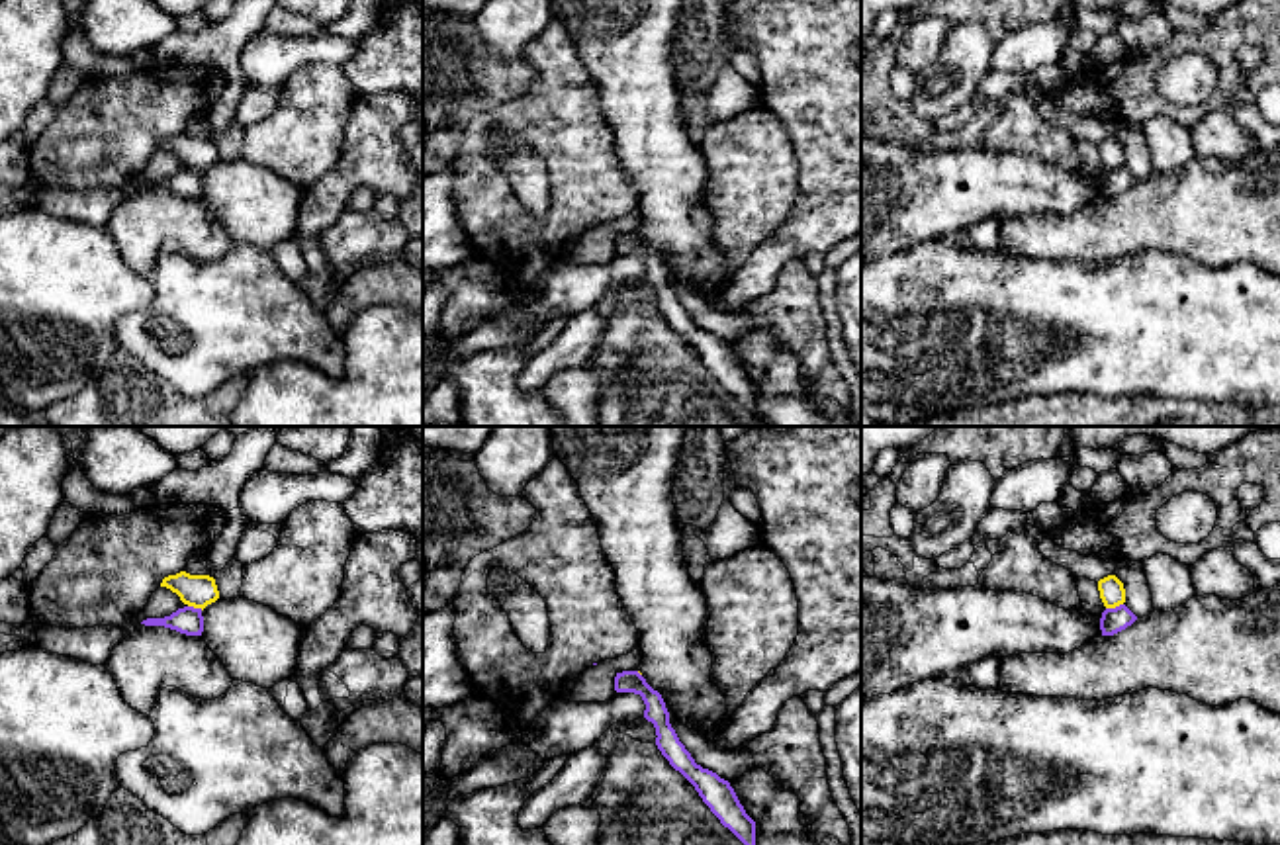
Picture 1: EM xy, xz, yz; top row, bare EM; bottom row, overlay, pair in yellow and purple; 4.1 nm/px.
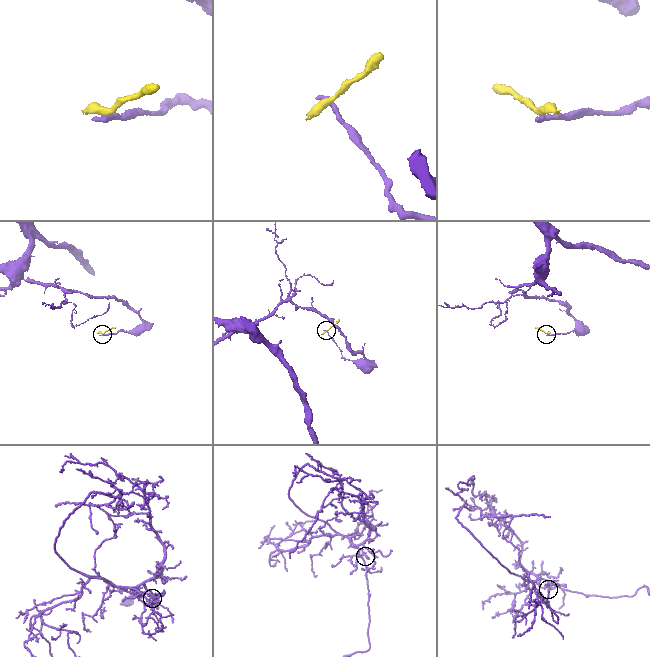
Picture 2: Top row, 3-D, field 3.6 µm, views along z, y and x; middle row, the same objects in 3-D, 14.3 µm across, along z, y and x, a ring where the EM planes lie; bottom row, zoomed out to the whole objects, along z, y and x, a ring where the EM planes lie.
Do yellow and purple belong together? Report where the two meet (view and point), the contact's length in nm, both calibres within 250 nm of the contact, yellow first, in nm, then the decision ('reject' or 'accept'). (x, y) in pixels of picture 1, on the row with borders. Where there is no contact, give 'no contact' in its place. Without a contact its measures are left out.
yz (1114, 607) | 80 nm | 110/100 nm | reject

